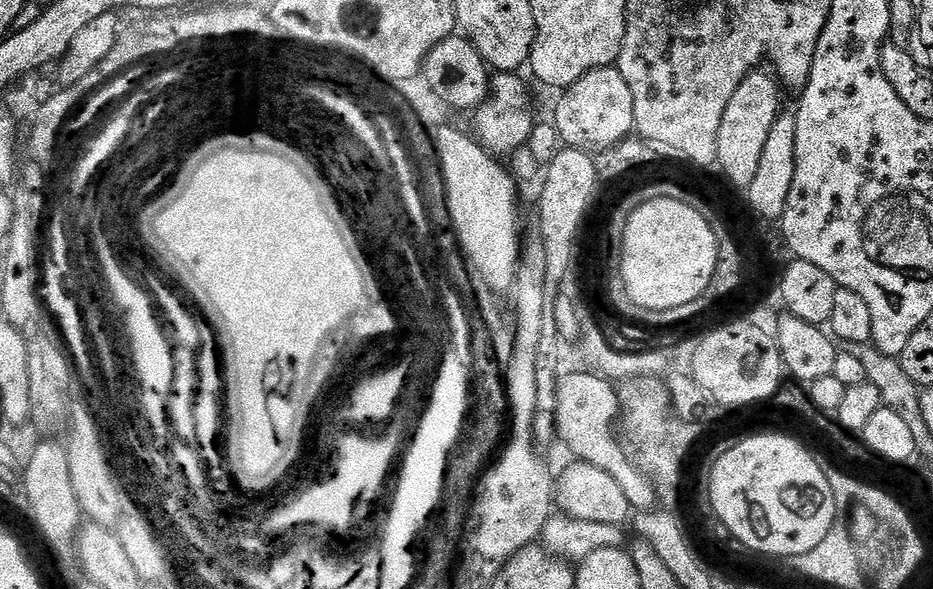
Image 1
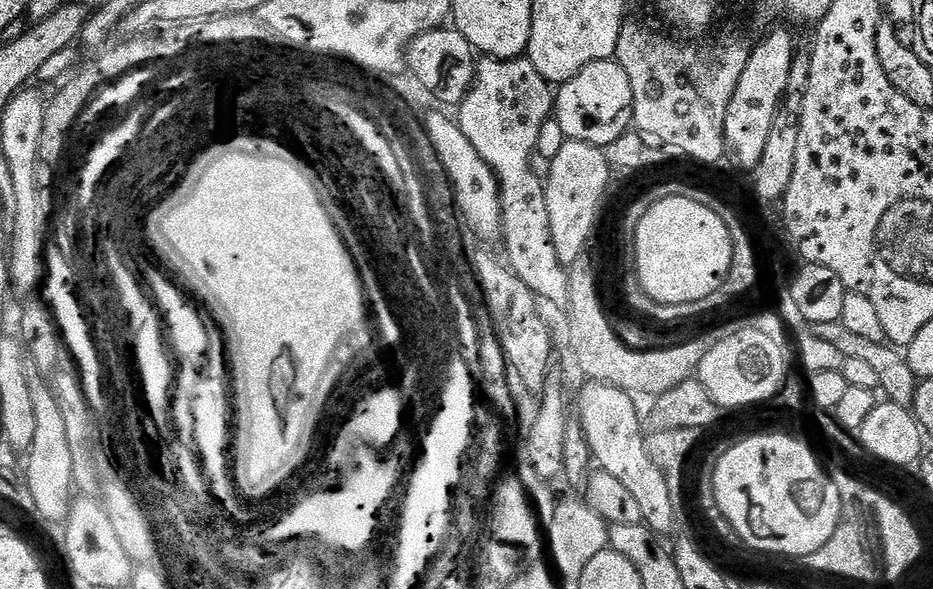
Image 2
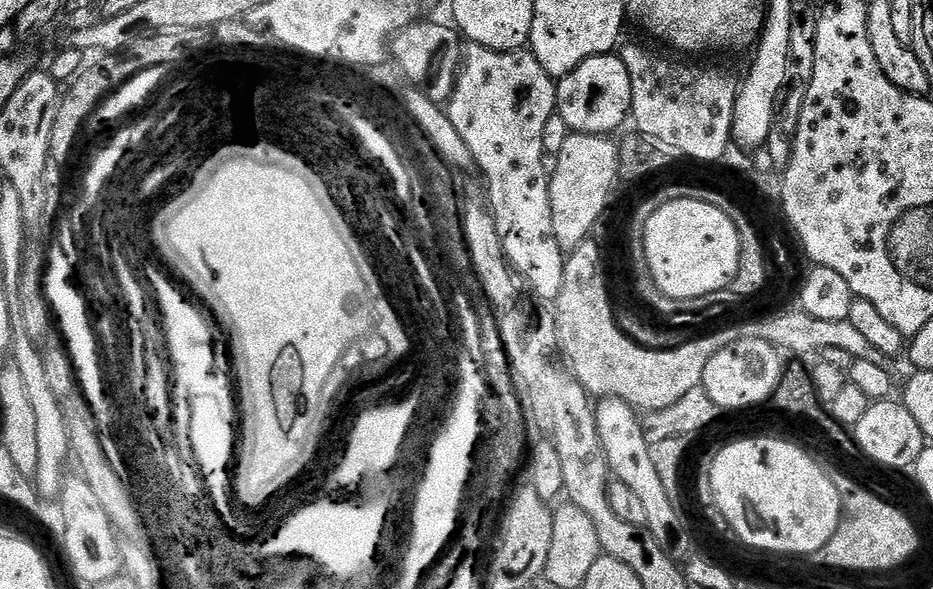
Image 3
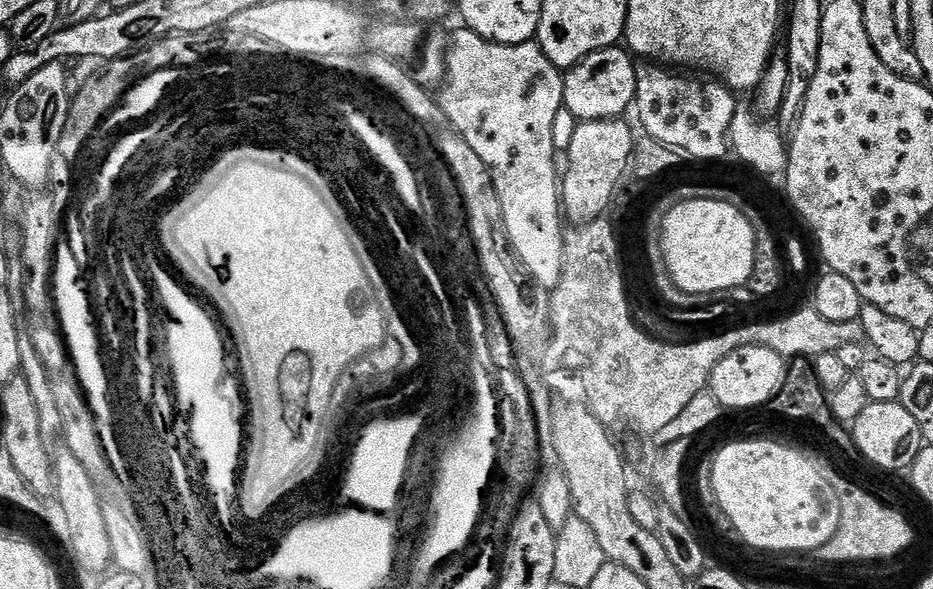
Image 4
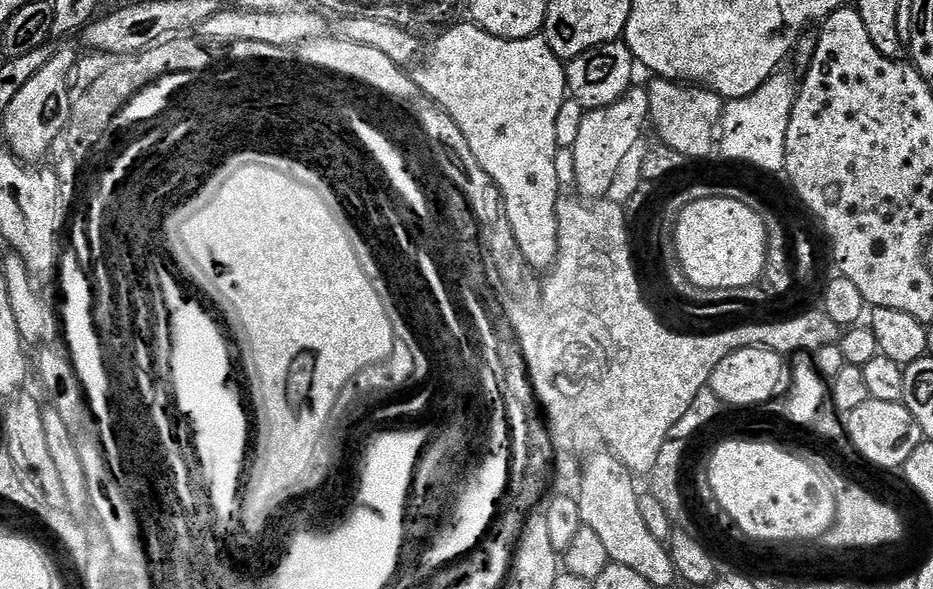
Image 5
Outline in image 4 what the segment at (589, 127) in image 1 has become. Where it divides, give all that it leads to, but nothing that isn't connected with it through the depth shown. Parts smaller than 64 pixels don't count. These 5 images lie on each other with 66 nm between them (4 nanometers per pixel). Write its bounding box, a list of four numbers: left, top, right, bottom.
[563,47,637,121]

